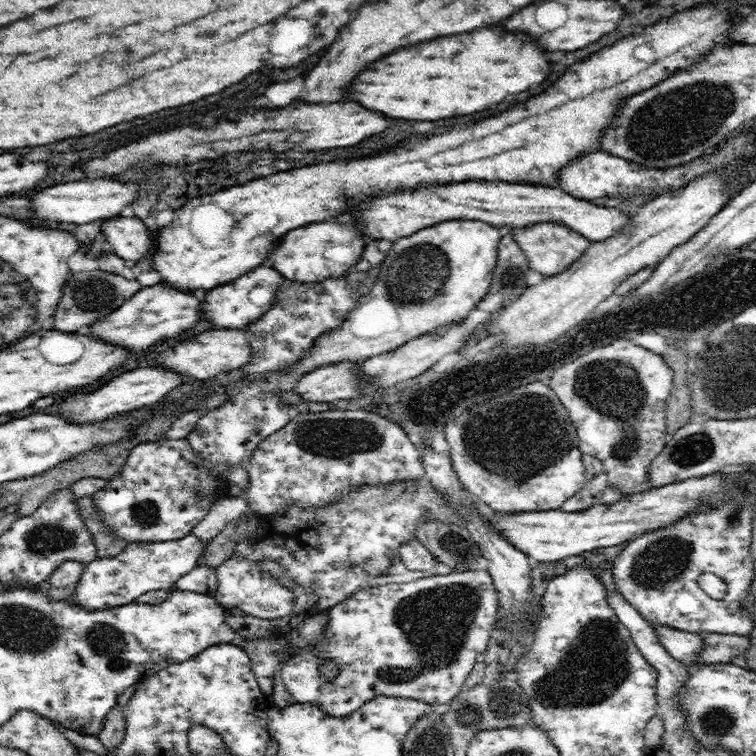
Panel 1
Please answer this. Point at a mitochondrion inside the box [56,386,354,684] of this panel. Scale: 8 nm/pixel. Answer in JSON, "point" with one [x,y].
{"point":[105,639]}

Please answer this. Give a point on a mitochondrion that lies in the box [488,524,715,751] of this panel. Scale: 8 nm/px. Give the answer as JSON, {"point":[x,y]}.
{"point":[597,665]}

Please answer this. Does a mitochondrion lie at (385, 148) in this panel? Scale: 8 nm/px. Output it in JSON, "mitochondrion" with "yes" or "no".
{"mitochondrion":"no"}

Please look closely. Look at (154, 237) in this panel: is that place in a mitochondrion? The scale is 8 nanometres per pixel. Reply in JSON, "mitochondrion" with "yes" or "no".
{"mitochondrion":"no"}

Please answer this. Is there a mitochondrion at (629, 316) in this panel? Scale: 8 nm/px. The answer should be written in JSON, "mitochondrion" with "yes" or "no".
{"mitochondrion":"no"}

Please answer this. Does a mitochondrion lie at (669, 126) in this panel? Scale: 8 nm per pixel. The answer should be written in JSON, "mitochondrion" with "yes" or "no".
{"mitochondrion":"yes"}

